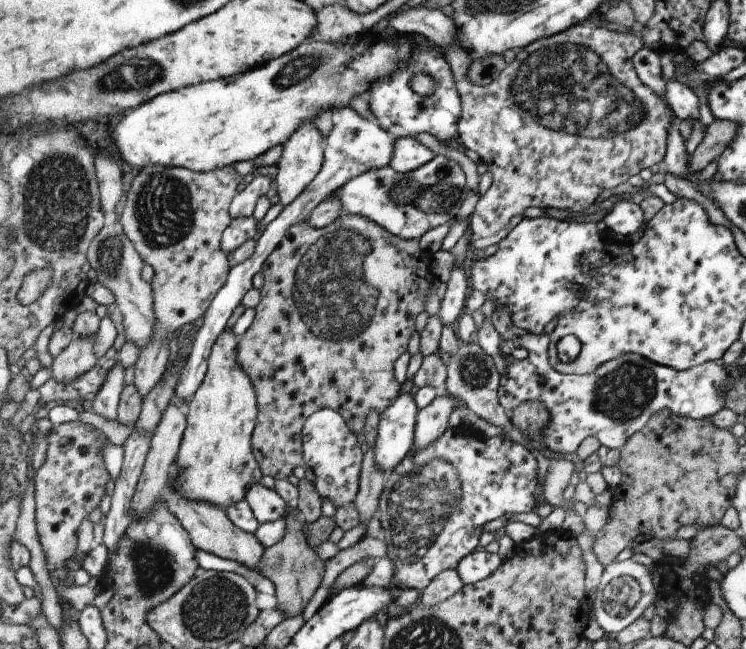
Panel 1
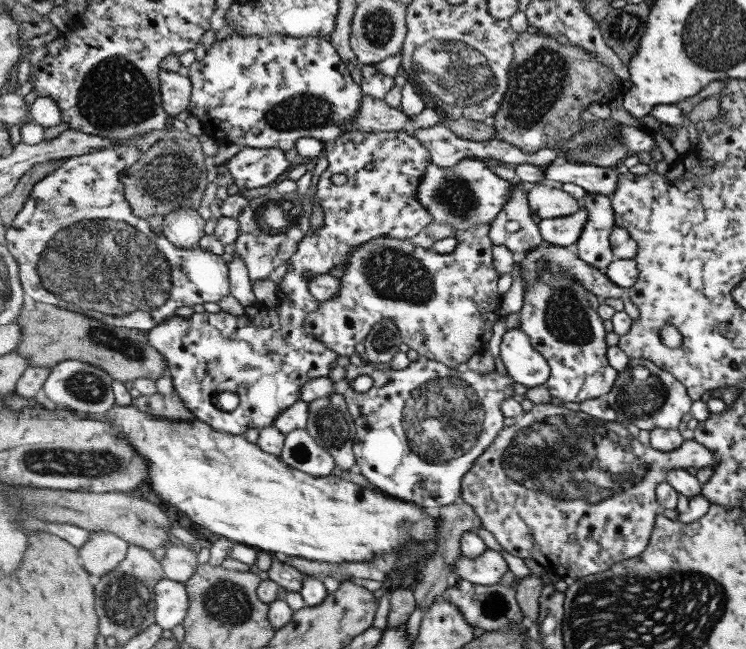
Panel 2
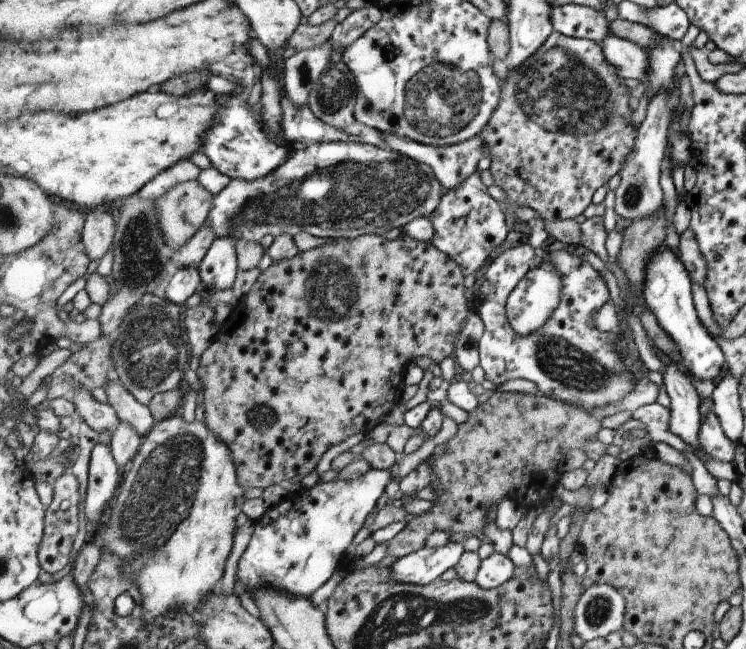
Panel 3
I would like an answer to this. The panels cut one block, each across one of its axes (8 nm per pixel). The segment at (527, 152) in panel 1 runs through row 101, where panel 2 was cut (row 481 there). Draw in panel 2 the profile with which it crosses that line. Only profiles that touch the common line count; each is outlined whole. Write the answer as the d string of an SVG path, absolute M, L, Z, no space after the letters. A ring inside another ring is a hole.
M553 401L551 403L534 405L530 411L521 415L513 425L503 428L502 432L498 434L494 445L491 445L475 461L474 468L463 477L462 499L475 507L477 515L483 521L484 528L494 535L494 538L506 552L522 559L530 558L536 561L547 575L553 574L561 578L569 576L576 580L611 570L615 564L639 557L646 552L655 530L658 513L662 509L658 500L658 486L659 483L667 481L667 476L670 476L671 469L685 469L686 467L689 468L689 466L700 469L706 466L714 467L715 464L715 453L694 439L687 440L681 448L673 452L663 452L663 450L653 448L651 444L648 446L641 444L637 440L633 429L625 424L618 421L601 422L600 419L586 412L569 410L569 408L563 407L561 403Z

